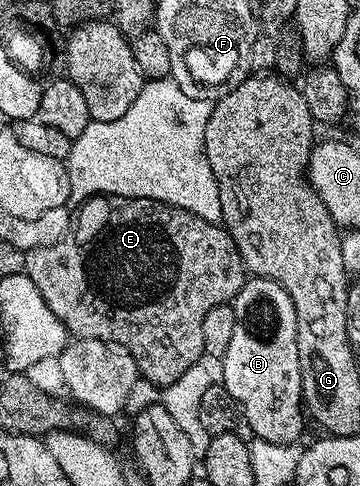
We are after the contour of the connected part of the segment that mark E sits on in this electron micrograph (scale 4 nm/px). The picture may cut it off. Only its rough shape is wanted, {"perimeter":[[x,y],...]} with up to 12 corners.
{"perimeter":[[91,196],[24,275],[142,380],[199,362],[247,269],[221,224]]}

